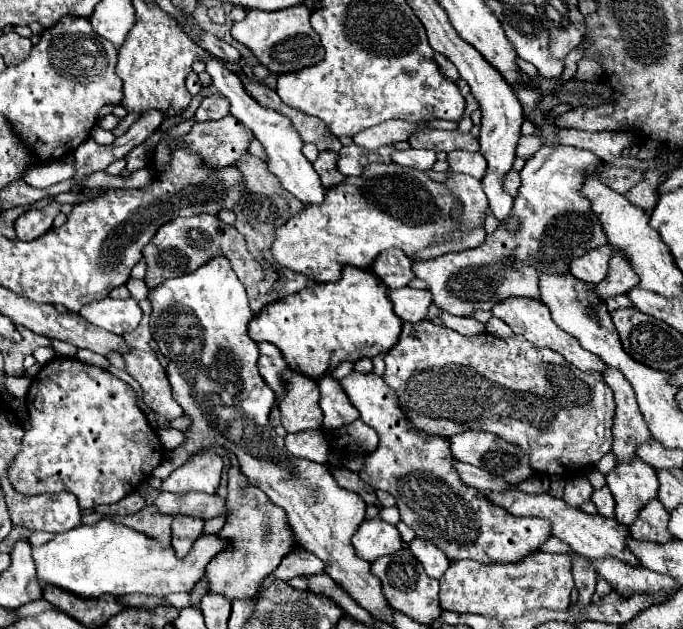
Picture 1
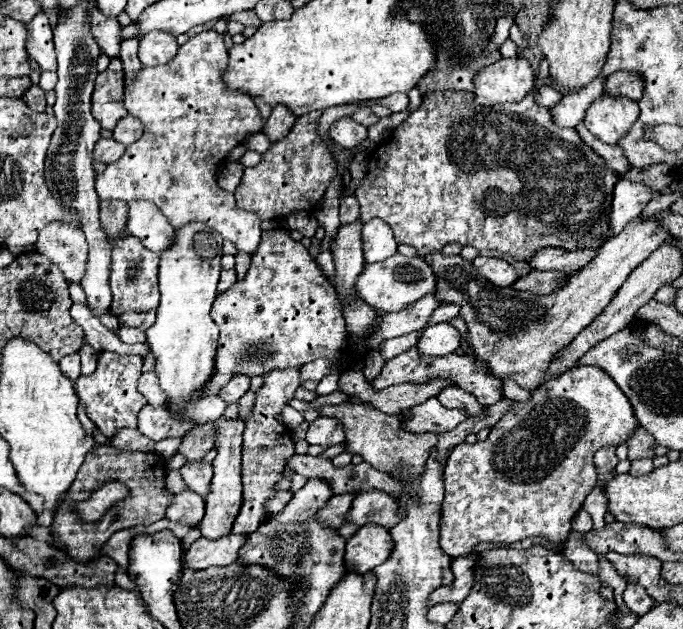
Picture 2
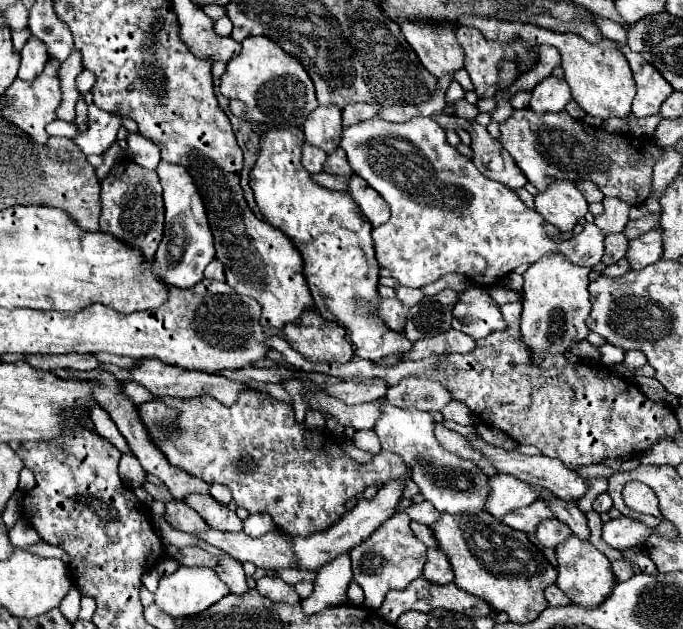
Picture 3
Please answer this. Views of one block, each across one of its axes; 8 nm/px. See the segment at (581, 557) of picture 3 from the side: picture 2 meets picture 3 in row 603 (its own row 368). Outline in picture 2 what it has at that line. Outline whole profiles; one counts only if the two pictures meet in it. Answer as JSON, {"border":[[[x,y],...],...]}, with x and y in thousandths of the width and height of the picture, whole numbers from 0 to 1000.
{"border":[[[843,582],[779,623],[773,639],[758,639],[720,680],[714,700],[671,706],[650,747],[653,789],[644,824],[644,871],[659,884],[685,884],[703,862],[761,862],[767,855],[796,855],[823,868],[837,843],[835,830],[852,798],[876,766],[867,725],[887,706],[908,709],[934,680],[928,652],[914,623],[876,582]]]}

